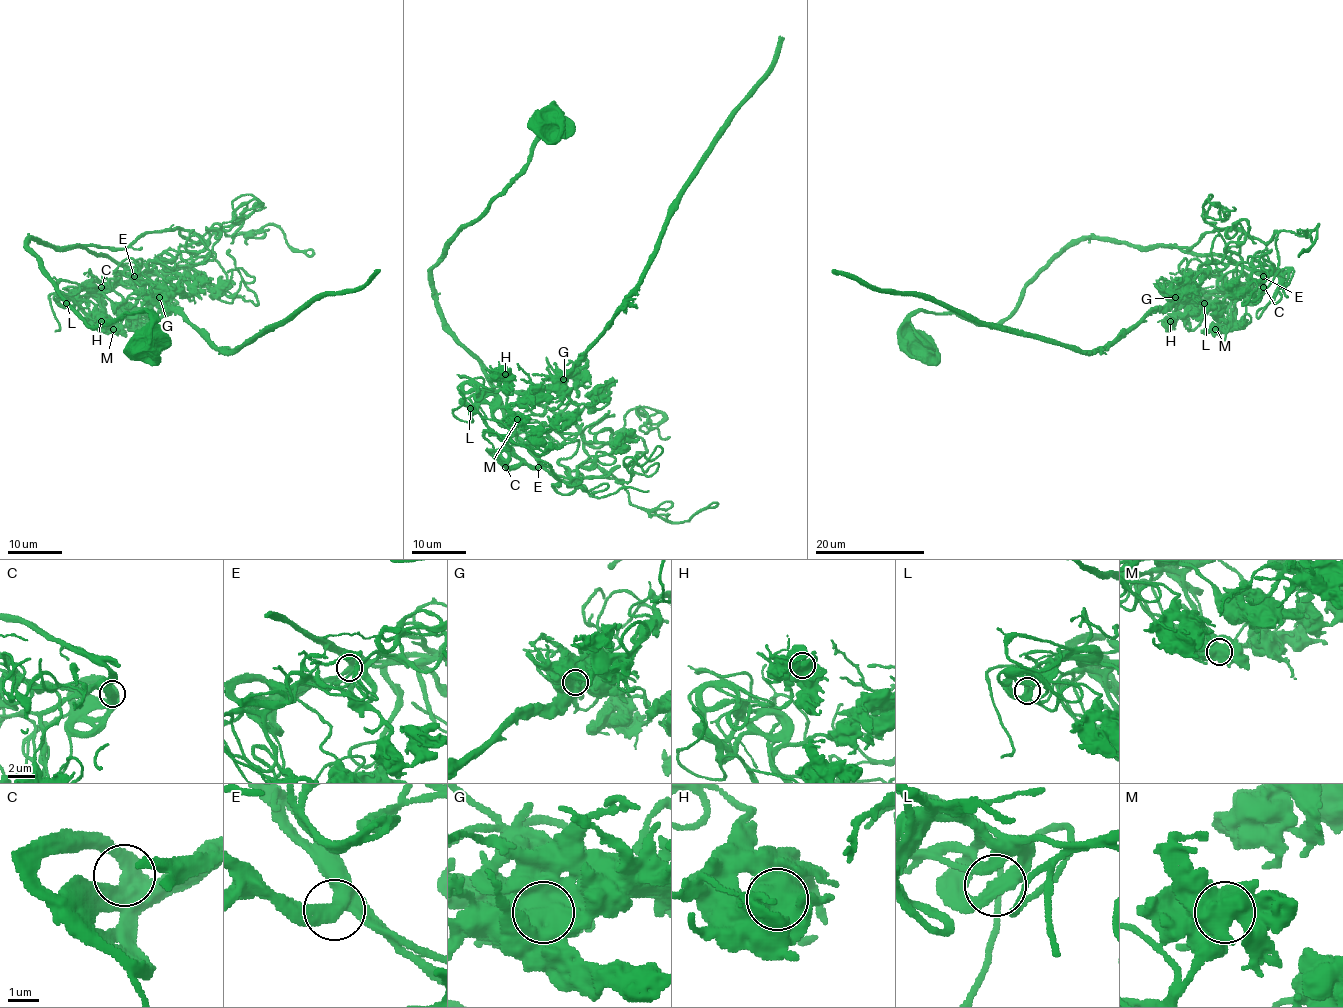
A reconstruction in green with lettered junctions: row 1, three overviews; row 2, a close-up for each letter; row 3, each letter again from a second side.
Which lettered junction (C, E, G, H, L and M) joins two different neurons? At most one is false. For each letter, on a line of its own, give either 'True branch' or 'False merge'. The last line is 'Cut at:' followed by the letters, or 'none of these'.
C: True branch
E: True branch
G: False merge
H: True branch
L: True branch
M: True branch
Cut at: G

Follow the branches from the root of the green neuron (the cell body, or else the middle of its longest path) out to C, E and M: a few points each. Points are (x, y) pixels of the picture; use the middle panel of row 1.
C: (547, 122), (556, 113), (531, 161), (431, 270), (442, 325), (479, 362), (510, 431), (538, 463), (505, 467)
E: (547, 122), (556, 113), (531, 161), (431, 270), (442, 325), (479, 362), (510, 431), (538, 467)
M: (547, 122), (556, 113), (531, 161), (431, 270), (442, 325), (479, 362), (536, 465), (504, 440), (517, 419)

